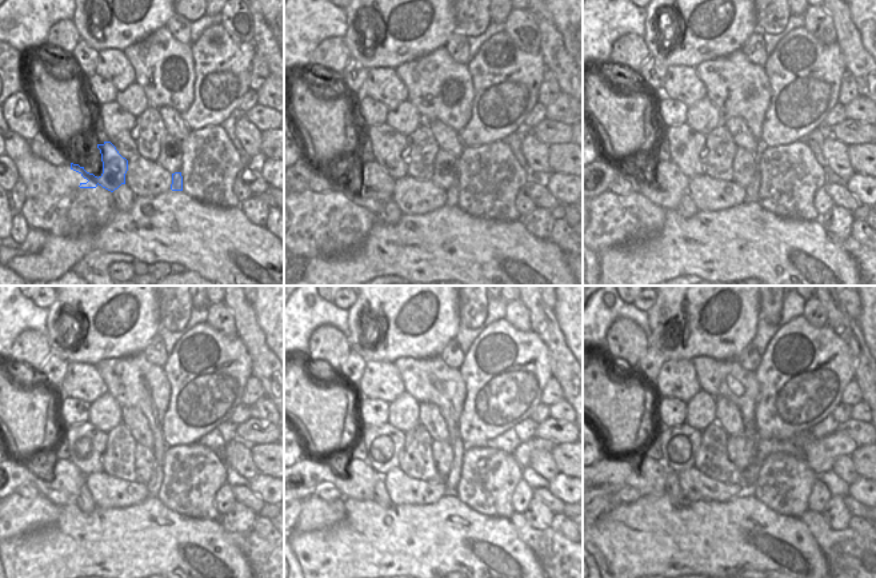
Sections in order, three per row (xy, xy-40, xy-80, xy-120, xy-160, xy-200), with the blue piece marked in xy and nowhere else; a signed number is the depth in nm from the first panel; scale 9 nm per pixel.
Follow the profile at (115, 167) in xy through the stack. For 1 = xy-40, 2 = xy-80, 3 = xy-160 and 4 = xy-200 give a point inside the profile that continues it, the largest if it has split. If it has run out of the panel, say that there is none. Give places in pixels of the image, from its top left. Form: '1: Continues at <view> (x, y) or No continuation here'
1: Continues at xy-40 (383, 183)
2: Continues at xy-80 (666, 187)
3: Continues at xy-160 (359, 483)
4: Continues at xy-200 (610, 474)

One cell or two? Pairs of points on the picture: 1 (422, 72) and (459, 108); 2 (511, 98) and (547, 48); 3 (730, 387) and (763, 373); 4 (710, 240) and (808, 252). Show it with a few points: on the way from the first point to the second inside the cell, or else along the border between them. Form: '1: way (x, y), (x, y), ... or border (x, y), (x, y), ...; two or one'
1: way (432, 83), (439, 90), (443, 102), (448, 104); one
2: border (539, 51), (547, 68); two
3: border (754, 371), (758, 379), (758, 402), (755, 406); two
4: way (734, 244), (760, 244), (784, 252); one

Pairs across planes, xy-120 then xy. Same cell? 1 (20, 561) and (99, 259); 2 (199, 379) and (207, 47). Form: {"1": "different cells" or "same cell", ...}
{"1": "different cells", "2": "same cell"}

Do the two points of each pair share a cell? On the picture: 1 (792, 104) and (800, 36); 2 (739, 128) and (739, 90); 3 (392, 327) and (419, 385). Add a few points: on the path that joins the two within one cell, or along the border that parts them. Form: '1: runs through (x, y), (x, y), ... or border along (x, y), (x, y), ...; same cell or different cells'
1: runs through (800, 87), (800, 54); same cell
2: border along (724, 116), (739, 116), (759, 140); different cells
3: border along (438, 355), (427, 358), (399, 357), (392, 362); different cells

